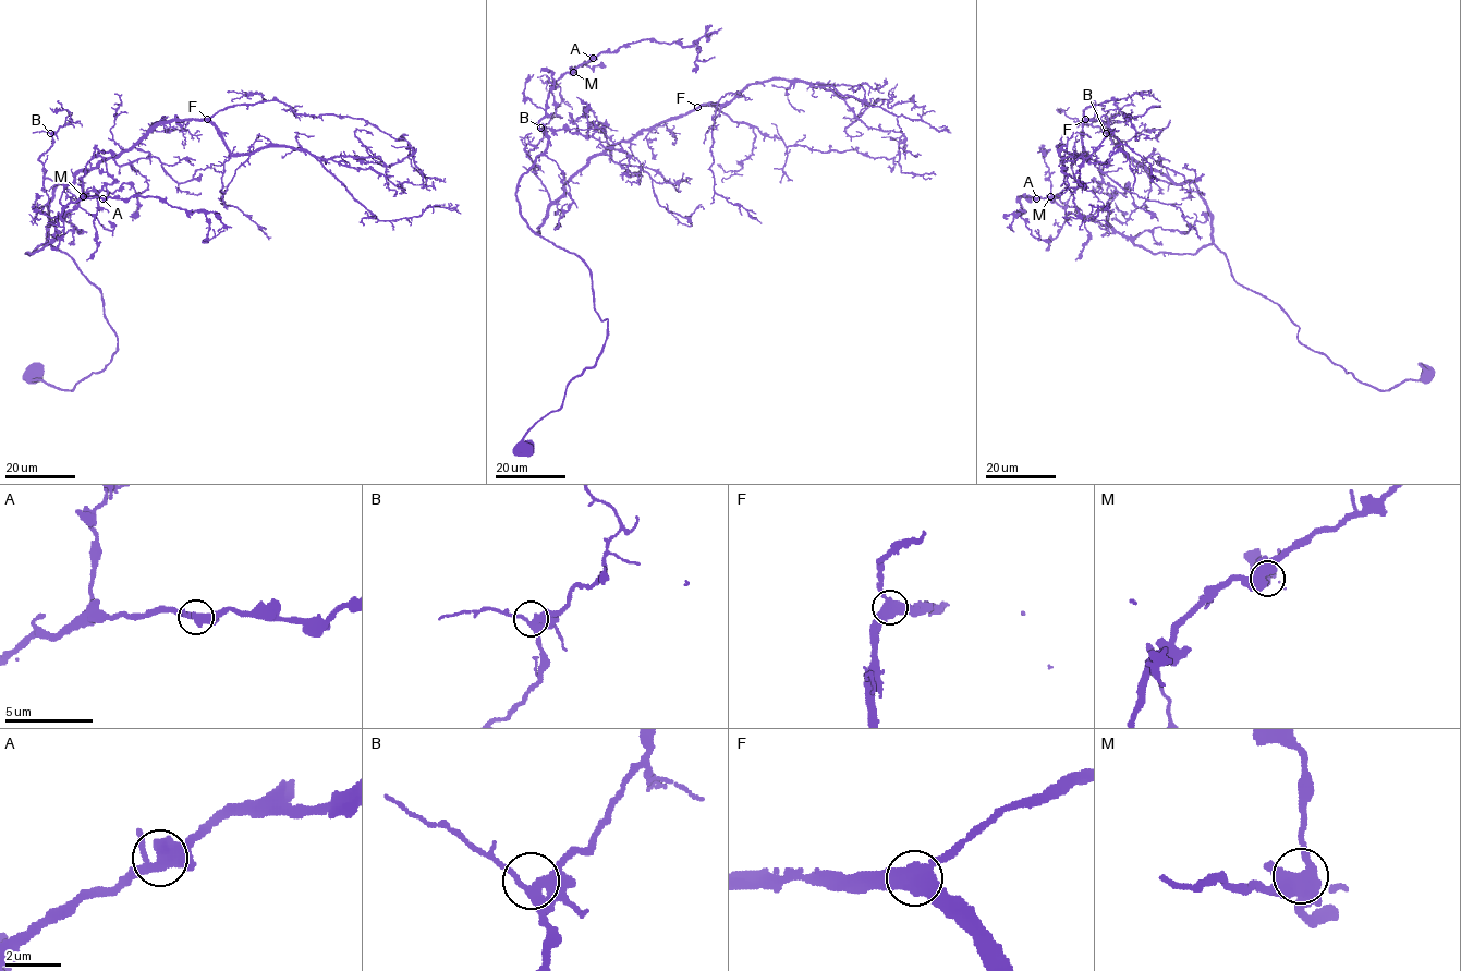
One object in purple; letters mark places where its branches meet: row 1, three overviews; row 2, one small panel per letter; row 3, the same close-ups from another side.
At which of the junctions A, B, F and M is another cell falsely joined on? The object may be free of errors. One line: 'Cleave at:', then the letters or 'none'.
Cleave at: none

